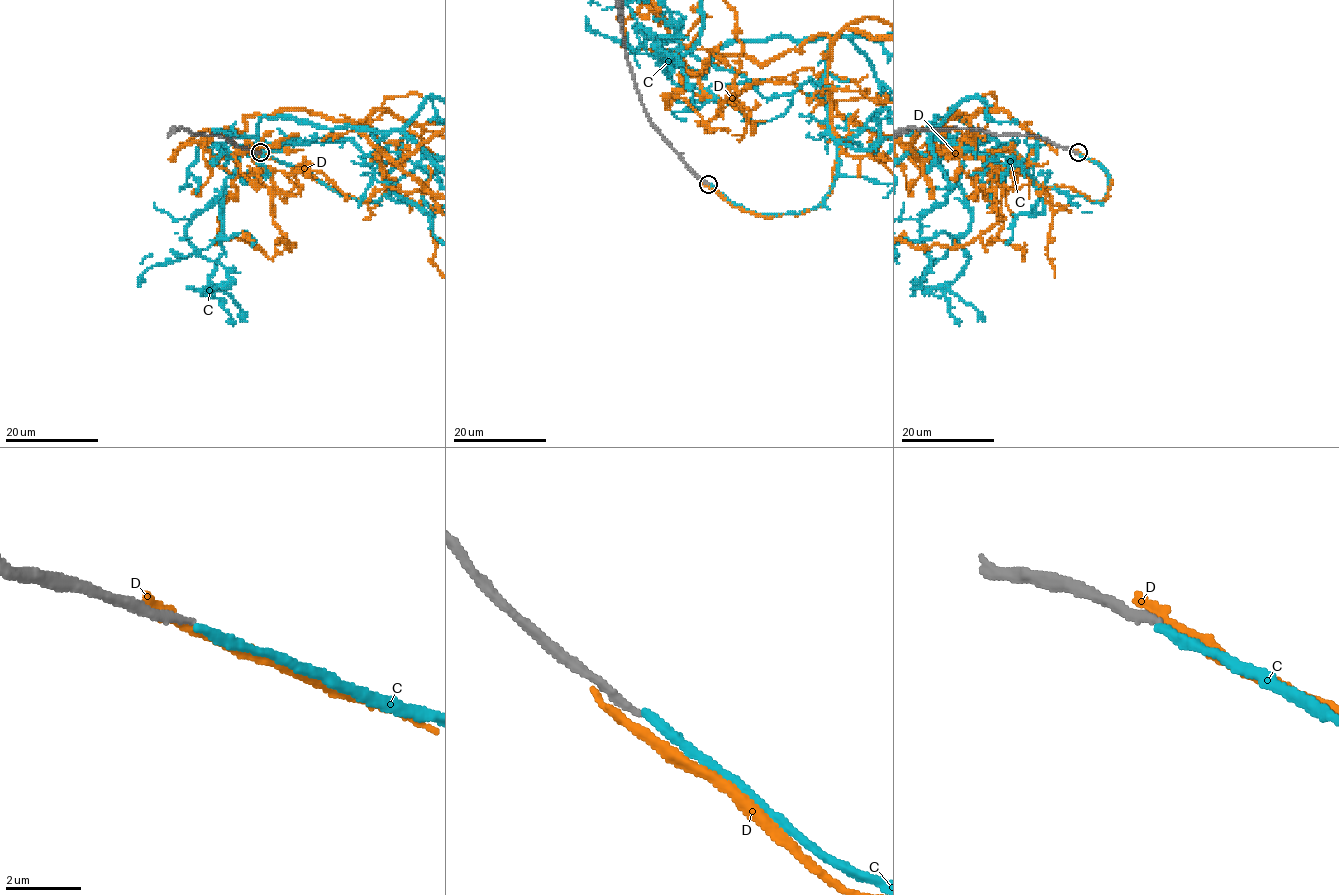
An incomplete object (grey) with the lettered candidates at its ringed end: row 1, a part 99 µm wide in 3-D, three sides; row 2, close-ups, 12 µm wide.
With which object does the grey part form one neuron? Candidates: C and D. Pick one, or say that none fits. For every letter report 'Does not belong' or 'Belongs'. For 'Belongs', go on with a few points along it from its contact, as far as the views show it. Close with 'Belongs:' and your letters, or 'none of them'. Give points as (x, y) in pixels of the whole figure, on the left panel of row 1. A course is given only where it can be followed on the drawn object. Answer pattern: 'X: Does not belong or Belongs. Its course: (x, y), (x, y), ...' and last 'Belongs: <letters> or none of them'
C: Belongs
D: Does not belong
Belongs: C

